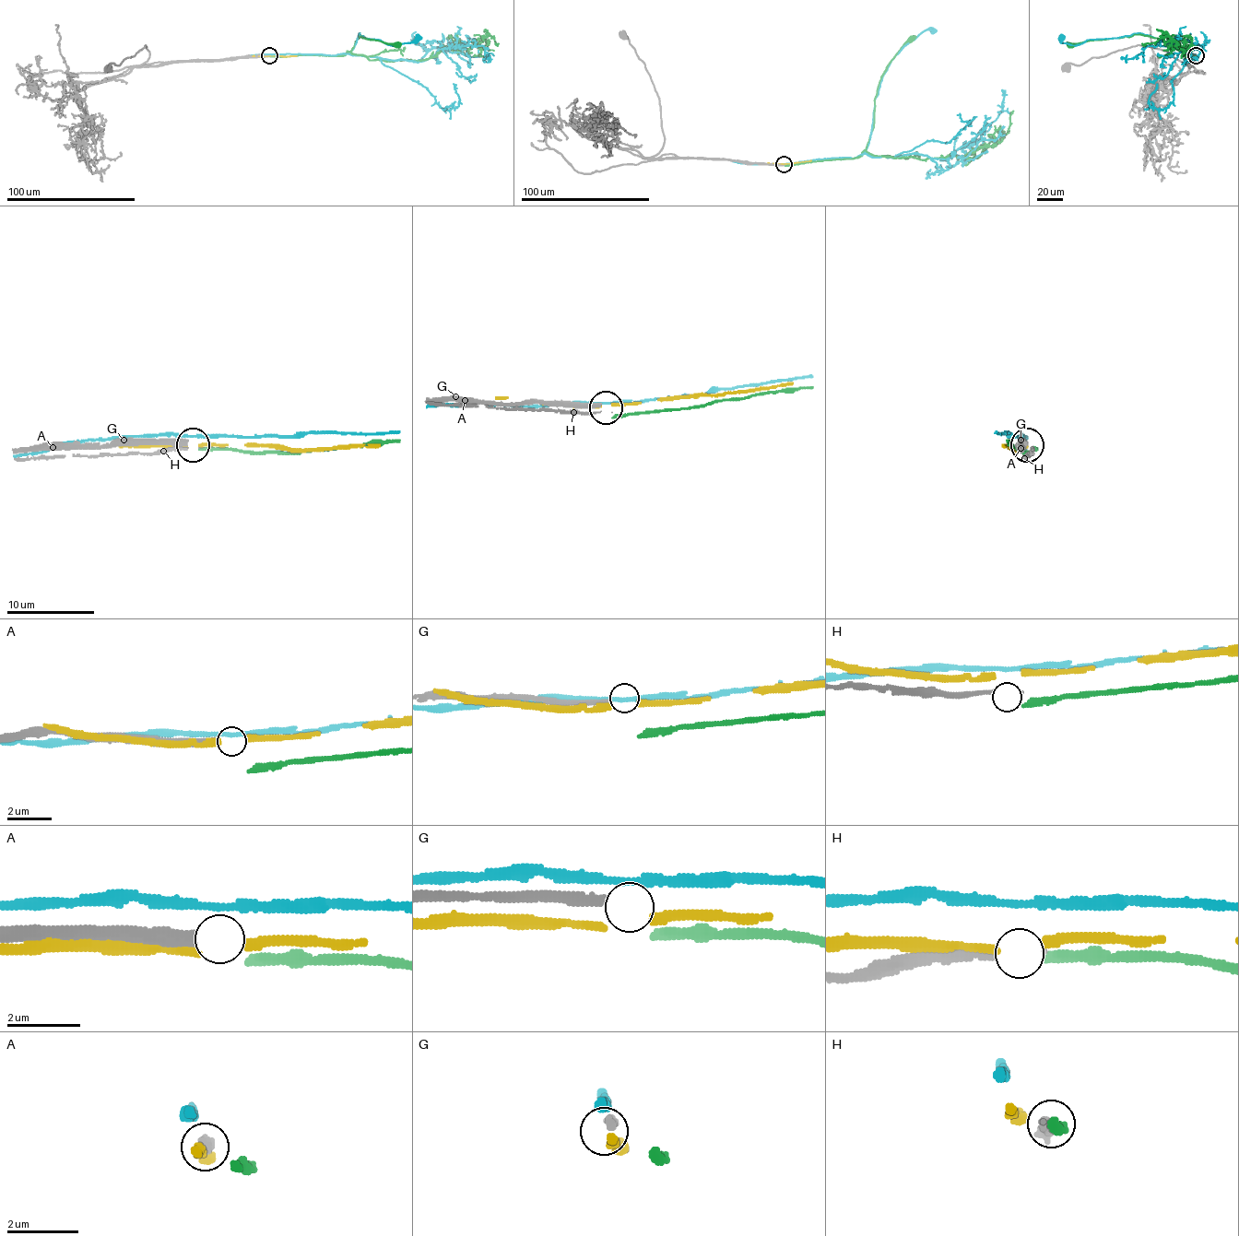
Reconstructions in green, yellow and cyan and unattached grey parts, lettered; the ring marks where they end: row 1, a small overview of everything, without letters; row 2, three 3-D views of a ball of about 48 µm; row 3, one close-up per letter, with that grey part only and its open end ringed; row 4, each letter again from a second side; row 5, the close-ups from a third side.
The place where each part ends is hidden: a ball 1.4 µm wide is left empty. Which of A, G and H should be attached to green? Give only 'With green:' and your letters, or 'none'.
With green: none

